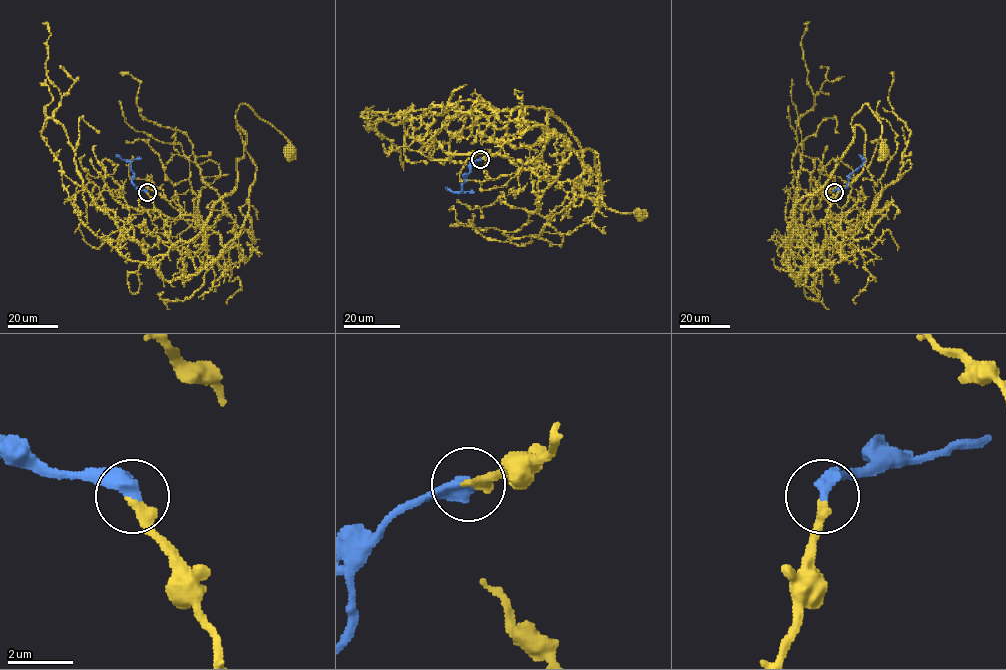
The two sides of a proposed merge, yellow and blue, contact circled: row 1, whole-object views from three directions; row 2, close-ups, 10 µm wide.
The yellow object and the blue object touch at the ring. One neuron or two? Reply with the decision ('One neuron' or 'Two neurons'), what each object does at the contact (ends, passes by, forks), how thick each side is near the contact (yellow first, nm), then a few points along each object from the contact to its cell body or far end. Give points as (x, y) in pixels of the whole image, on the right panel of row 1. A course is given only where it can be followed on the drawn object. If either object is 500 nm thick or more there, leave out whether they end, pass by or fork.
One neuron. At the ring yellow ends. At the ring blue ends. Thickness 280 nm (yellow) against 440 nm. Course of yellow: (833, 192), (830, 218), (800, 246), (787, 241), (794, 207), (831, 176), (865, 104), (881, 123), (883, 149). Course of blue: (833, 192), (845, 188), (849, 176), (863, 163), (860, 156)

